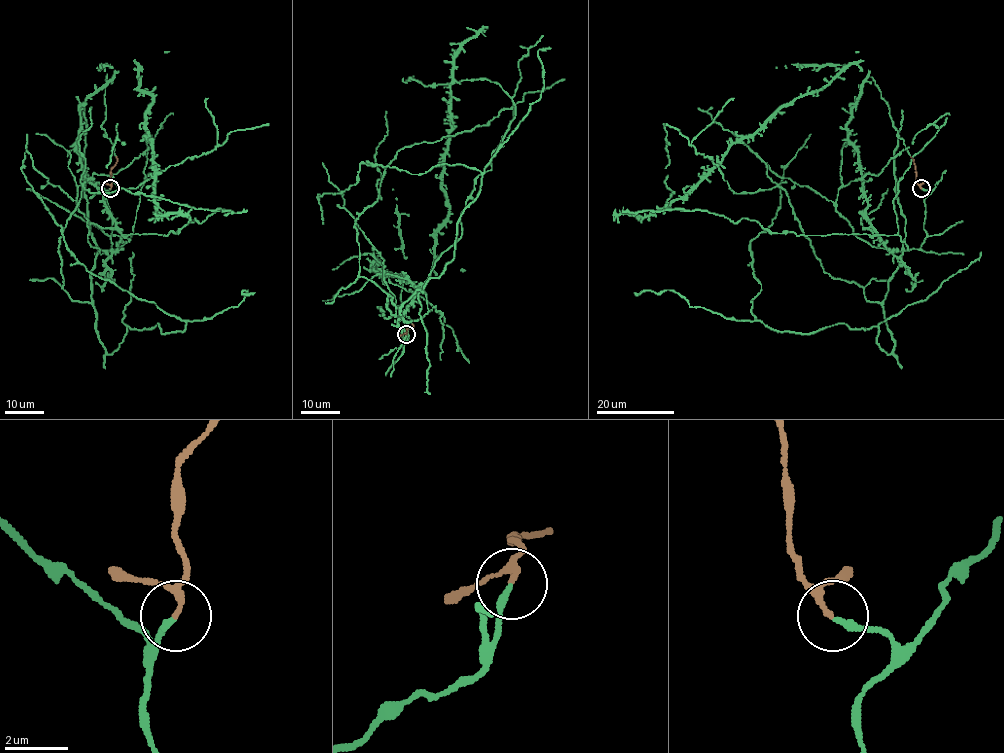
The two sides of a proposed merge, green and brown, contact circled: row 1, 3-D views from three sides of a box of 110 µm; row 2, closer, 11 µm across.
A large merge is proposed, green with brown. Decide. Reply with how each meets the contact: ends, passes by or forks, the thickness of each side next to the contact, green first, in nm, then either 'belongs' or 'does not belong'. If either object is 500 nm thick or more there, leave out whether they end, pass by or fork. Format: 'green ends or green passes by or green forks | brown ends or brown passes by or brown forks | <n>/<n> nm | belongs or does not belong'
green ends | brown passes by | 190/150 nm | belongs

